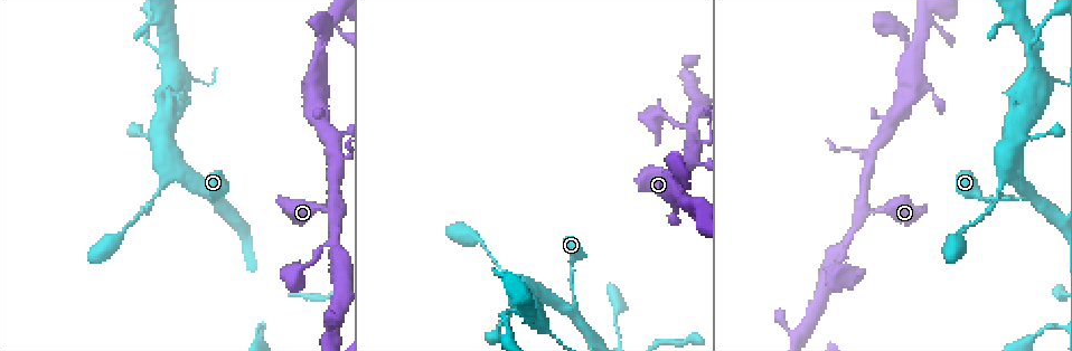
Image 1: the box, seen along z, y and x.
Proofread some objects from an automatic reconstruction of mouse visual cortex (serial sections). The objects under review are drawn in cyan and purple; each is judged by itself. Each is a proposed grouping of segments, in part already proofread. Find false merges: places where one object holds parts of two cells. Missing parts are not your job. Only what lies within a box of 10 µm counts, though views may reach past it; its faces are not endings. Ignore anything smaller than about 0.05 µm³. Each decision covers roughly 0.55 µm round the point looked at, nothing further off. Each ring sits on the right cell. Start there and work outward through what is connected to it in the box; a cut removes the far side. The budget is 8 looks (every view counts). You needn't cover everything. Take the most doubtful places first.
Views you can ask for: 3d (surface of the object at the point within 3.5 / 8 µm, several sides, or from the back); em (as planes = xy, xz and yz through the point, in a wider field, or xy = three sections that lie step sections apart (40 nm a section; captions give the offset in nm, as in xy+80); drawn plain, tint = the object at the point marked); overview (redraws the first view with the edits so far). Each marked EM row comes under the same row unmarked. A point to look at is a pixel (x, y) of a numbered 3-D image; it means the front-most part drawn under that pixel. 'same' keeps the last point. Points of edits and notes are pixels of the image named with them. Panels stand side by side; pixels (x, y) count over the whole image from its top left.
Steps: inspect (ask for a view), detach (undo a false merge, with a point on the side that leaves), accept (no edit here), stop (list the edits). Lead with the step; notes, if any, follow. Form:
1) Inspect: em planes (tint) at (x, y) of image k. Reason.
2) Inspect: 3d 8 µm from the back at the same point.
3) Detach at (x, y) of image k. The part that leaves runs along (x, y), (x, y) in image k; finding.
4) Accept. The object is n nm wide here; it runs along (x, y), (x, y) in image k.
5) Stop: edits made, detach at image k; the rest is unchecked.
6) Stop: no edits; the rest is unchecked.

Inspect: 3d 3.5 µm at (1028, 197) of image 1.

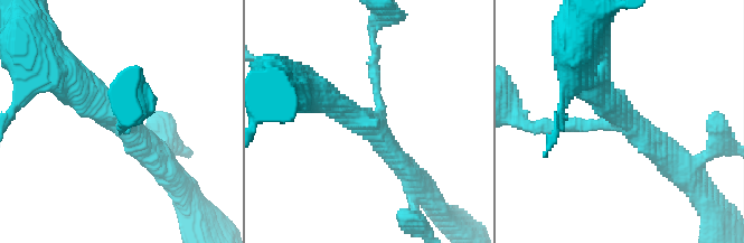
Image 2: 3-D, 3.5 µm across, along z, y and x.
Accept. It runs along (376, 48), (379, 112), (369, 120), (313, 89) in image 2; continuous, no second cell.

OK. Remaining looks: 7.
Inspect: 3d 3.5 µm at (999, 198) of image 1. Sudden change in width.

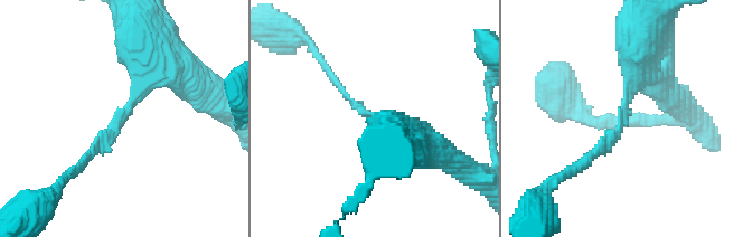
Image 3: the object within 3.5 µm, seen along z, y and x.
Inspect: em xy step 3 (tint) at (122, 115) of image 3. The arms are 100, 350 nm wide; now the EM.

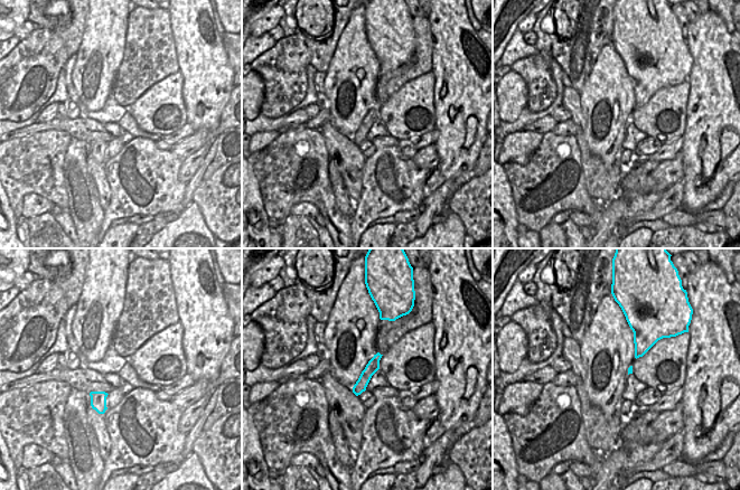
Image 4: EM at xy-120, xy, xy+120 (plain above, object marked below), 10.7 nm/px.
Accept. Continuous, no second cell.

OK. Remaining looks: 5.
Inspect: 3d 3.5 µm from the back at (924, 18) of image 1. Arms part here.

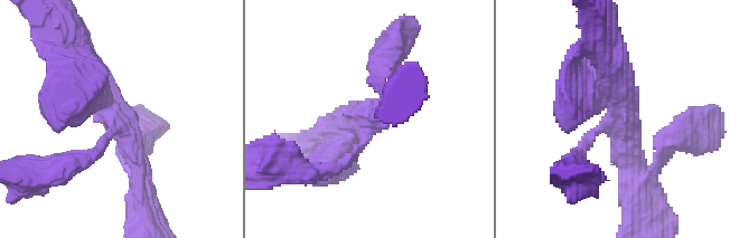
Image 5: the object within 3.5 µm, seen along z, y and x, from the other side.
Inspect: em xy step 2 (tint) at (367, 117) of image 5. 3 arms meet here; the arms are 150, 250, 450 nm wide.

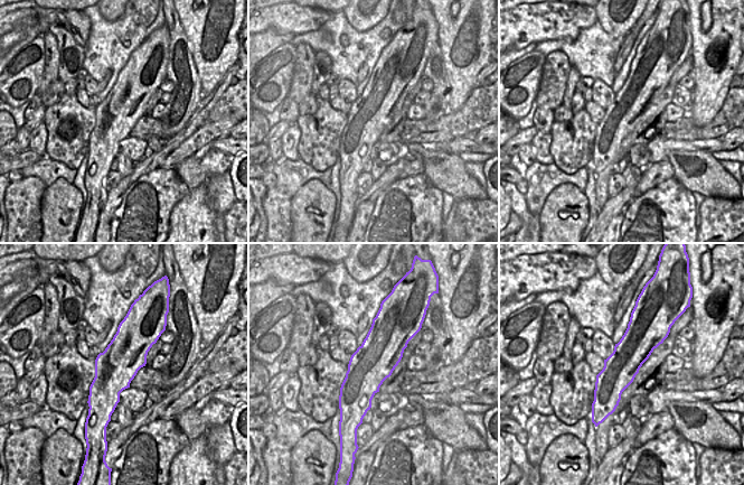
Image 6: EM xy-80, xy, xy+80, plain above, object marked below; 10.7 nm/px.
Accept. One cell here.

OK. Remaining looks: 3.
Stop: no edits; the rest is unchecked.

